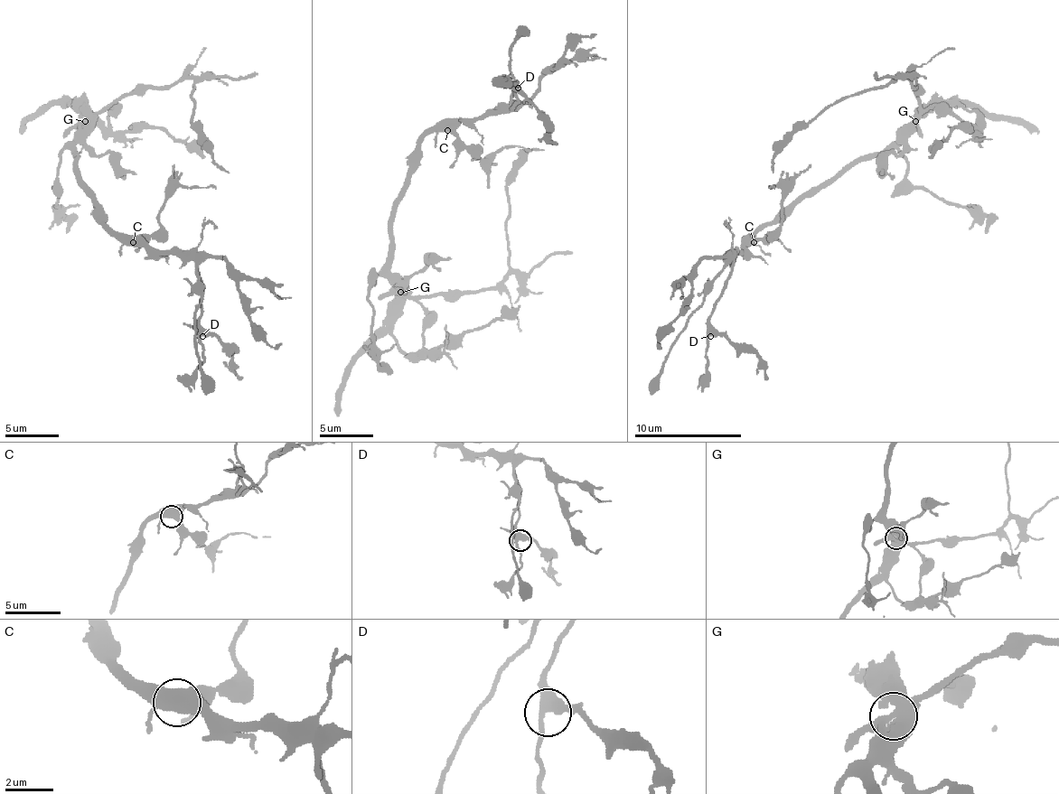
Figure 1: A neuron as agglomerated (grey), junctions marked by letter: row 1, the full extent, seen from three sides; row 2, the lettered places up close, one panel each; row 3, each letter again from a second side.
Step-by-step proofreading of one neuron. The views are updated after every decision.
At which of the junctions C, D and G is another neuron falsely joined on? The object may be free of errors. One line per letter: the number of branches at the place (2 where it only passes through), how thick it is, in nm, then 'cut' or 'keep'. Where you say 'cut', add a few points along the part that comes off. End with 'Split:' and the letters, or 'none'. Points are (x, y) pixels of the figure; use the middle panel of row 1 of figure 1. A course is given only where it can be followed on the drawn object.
C: branches 4; calibre 480 nm; keep
D: branches 4; calibre 400 nm; keep
G: branches 4; calibre 500 nm; cut; course (399, 292), (413, 297), (482, 292), (504, 278), (510, 267), (507, 176), (529, 149), (545, 149)
Split: G

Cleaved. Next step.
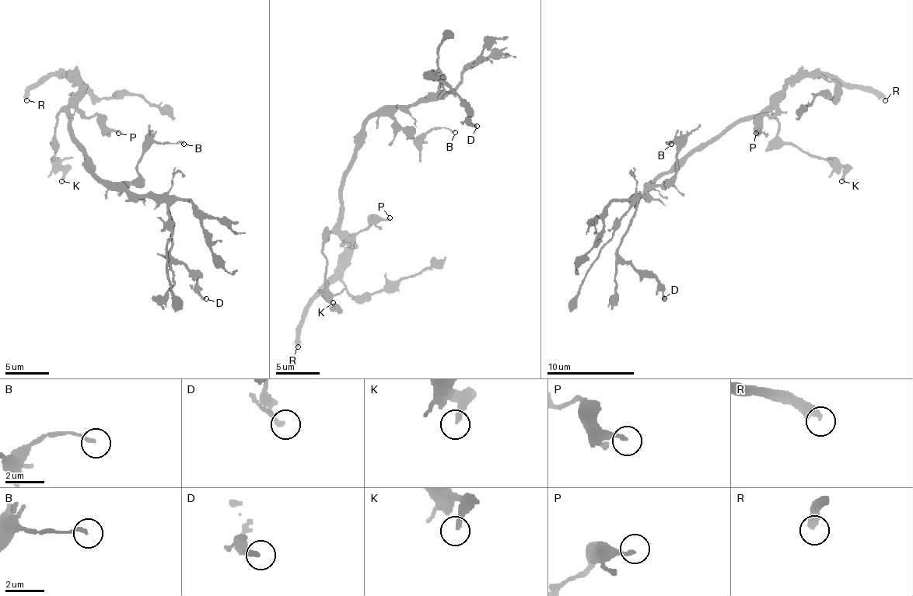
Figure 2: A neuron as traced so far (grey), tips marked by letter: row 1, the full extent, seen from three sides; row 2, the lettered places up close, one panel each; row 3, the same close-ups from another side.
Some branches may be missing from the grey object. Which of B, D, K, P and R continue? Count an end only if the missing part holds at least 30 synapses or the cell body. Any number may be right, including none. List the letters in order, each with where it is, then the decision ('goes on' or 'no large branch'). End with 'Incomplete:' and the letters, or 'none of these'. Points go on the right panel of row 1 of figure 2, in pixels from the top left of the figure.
B: (671, 144) | no large branch
D: (664, 298) | no large branch
K: (841, 181) | no large branch
P: (756, 133) | no large branch
R: (885, 100) | goes on
Incomplete: R

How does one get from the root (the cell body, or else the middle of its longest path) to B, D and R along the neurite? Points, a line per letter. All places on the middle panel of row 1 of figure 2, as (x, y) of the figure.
B: (350, 167), (356, 137), (376, 115), (390, 115), (409, 139), (420, 139), (437, 128), (455, 132)
D: (350, 167), (356, 137), (372, 116), (431, 102), (444, 91), (442, 80), (459, 97), (468, 121), (477, 126)
R: (350, 167), (341, 189), (341, 226), (339, 228), (350, 248), (339, 272), (309, 307), (299, 329), (298, 346)

